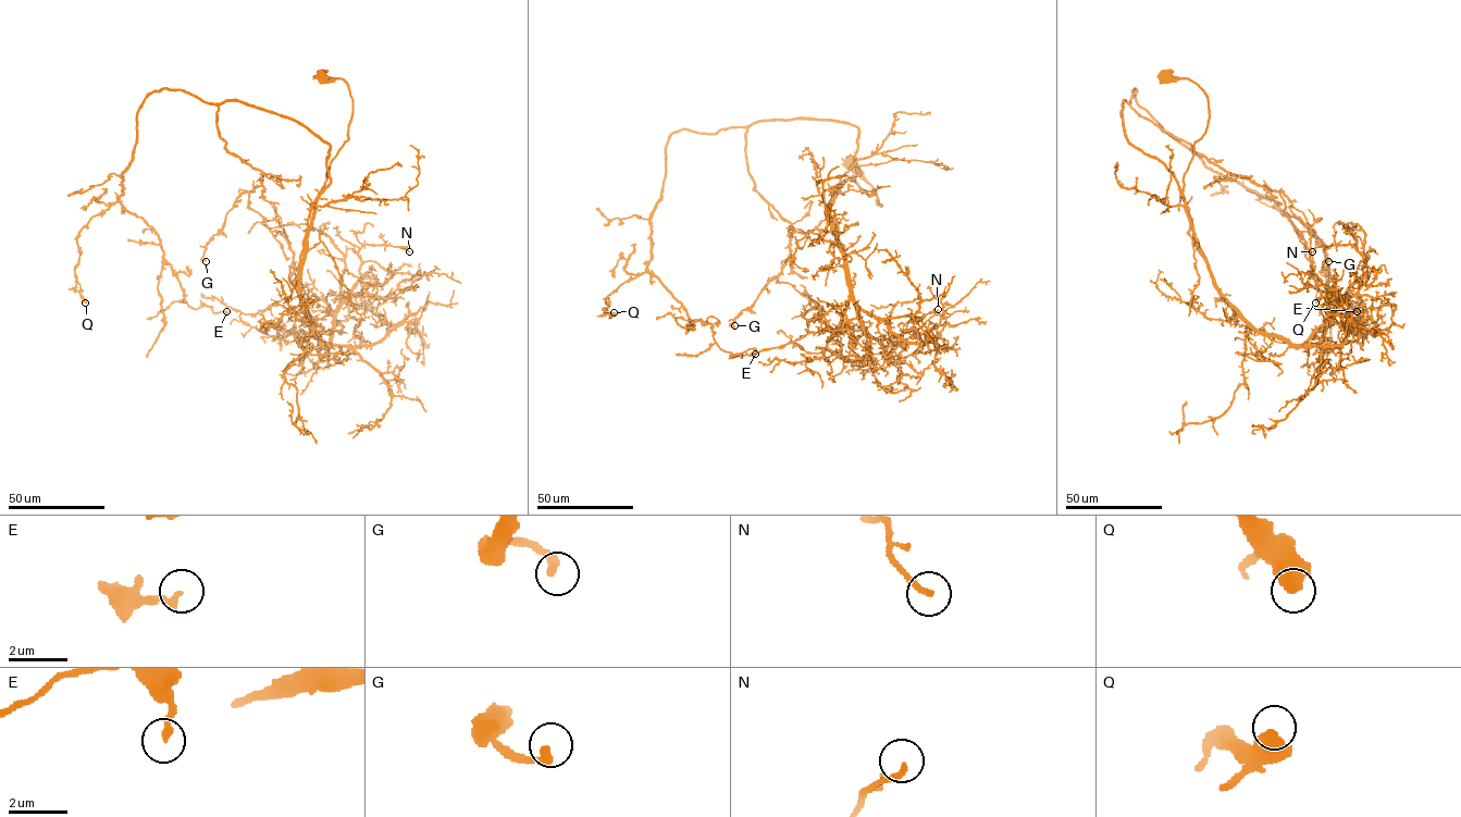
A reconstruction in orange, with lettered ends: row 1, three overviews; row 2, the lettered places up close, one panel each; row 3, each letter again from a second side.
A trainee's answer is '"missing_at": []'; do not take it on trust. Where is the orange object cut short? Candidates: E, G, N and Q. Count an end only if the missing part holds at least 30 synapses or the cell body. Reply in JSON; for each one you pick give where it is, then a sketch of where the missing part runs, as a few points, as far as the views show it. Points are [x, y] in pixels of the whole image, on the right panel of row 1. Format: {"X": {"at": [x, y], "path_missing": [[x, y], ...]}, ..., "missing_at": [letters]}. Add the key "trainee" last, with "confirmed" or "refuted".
{"G": {"at": [1328, 261]}, "missing_at": ["G"], "trainee": "refuted"}

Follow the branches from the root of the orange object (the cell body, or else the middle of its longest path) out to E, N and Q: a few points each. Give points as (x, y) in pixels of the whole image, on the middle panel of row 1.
E: (850, 162), (881, 206), (850, 178), (858, 128), (846, 123), (670, 136), (647, 271), (721, 349), (755, 354)
N: (850, 162), (881, 205), (846, 180), (828, 211), (862, 325), (888, 363), (891, 349), (938, 309)
Q: (850, 162), (881, 206), (850, 178), (849, 123), (675, 132), (651, 260), (605, 299), (614, 312)

